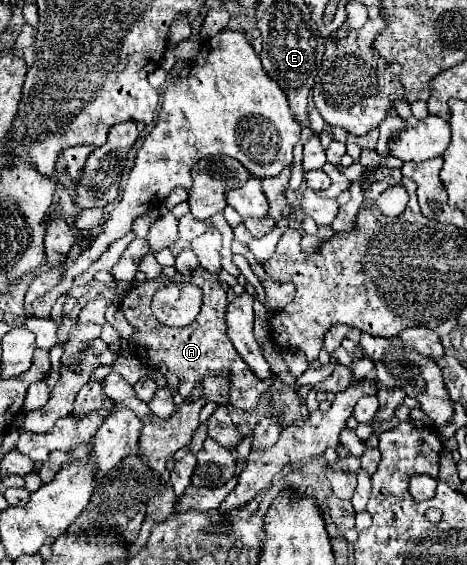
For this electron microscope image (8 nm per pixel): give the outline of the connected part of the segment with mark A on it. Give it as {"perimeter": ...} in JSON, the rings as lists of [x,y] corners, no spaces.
{"perimeter":[[[197,267],[189,275],[189,281],[195,283],[197,287],[201,287],[203,307],[201,307],[201,313],[197,315],[195,323],[191,323],[183,329],[165,327],[151,313],[149,305],[151,305],[151,297],[153,297],[153,287],[157,287],[157,283],[145,281],[141,285],[131,285],[131,289],[121,299],[121,309],[135,331],[131,335],[135,353],[141,361],[147,359],[147,363],[153,367],[159,367],[161,363],[167,365],[167,369],[181,379],[179,381],[181,397],[189,397],[193,393],[193,389],[203,385],[205,377],[225,377],[225,379],[229,379],[229,403],[237,409],[251,411],[259,403],[261,393],[267,391],[267,387],[271,387],[271,379],[259,379],[249,369],[249,365],[245,365],[245,361],[239,357],[239,353],[233,349],[233,343],[229,341],[229,337],[225,333],[225,309],[227,309],[225,289],[217,281],[217,277],[203,267]]]}

